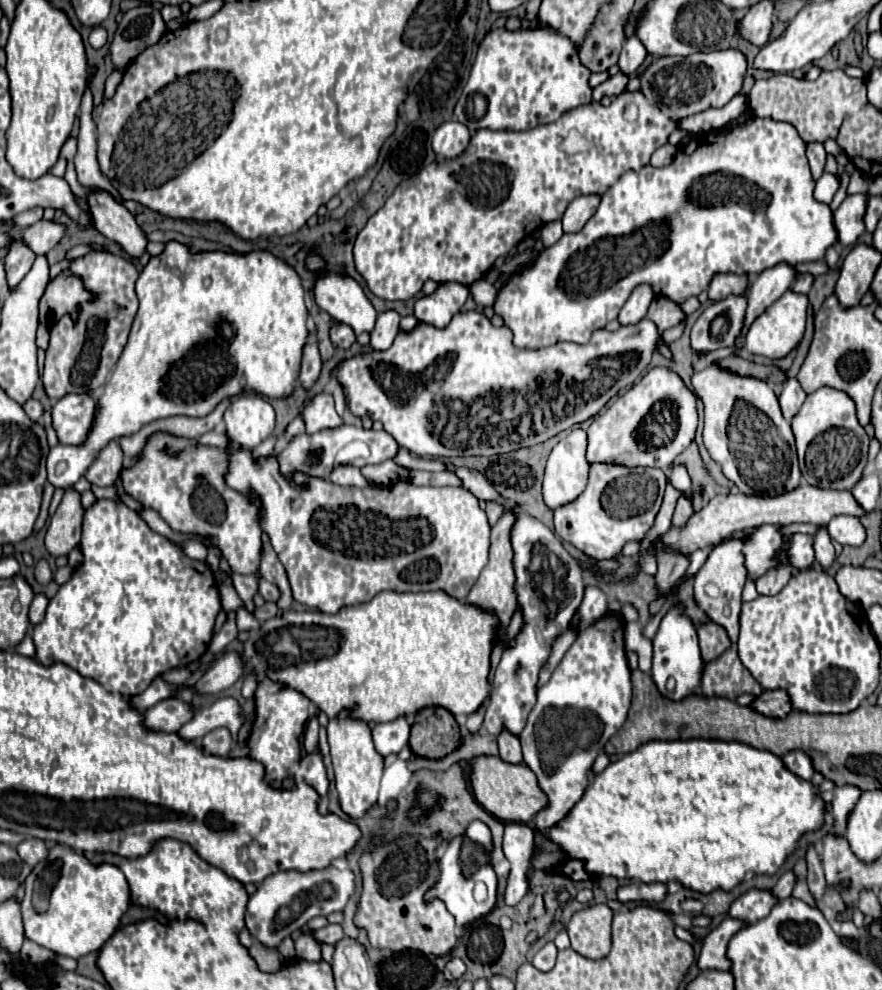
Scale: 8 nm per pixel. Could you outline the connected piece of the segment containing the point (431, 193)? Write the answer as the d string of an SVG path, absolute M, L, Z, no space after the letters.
M624 92L610 106L590 102L560 116L552 124L530 130L478 130L458 158L436 158L412 178L402 180L384 206L370 216L354 242L354 266L366 280L370 292L384 300L410 300L426 280L438 284L458 282L470 286L490 266L510 254L526 236L552 220L560 220L566 206L586 194L604 194L616 178L628 170L640 170L650 162L656 148L668 142L676 124L654 106L646 106L642 92Z

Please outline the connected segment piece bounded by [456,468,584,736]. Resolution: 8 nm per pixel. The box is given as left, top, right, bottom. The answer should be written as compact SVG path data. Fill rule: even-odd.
M458 468L456 474L464 482L464 488L468 488L478 500L496 502L504 508L504 512L510 510L516 516L516 522L510 530L510 542L514 552L512 564L516 574L514 592L524 624L514 638L514 646L502 652L500 664L496 666L492 680L492 694L484 716L484 728L494 736L498 736L504 730L514 736L520 736L520 732L526 726L526 718L536 704L538 674L548 662L552 644L570 626L572 616L582 604L584 598L582 568L550 528L546 528L542 522L526 514L518 504L510 504L504 496L500 496L494 490L494 486L482 474L478 474L478 470Z

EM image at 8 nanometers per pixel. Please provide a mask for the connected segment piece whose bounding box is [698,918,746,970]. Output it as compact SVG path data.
M726 918L718 928L714 928L702 944L702 952L698 956L698 966L702 970L706 968L714 968L714 970L730 970L732 962L726 956L728 950L728 942L730 938L742 930L746 924L742 920L734 920L734 918Z

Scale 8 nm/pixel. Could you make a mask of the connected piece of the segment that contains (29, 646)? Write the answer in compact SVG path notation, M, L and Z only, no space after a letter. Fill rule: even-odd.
M26 634L26 638L16 646L16 652L22 654L22 656L28 656L28 658L34 658L34 660L36 660L36 650L34 650L32 636L30 636L30 634Z

